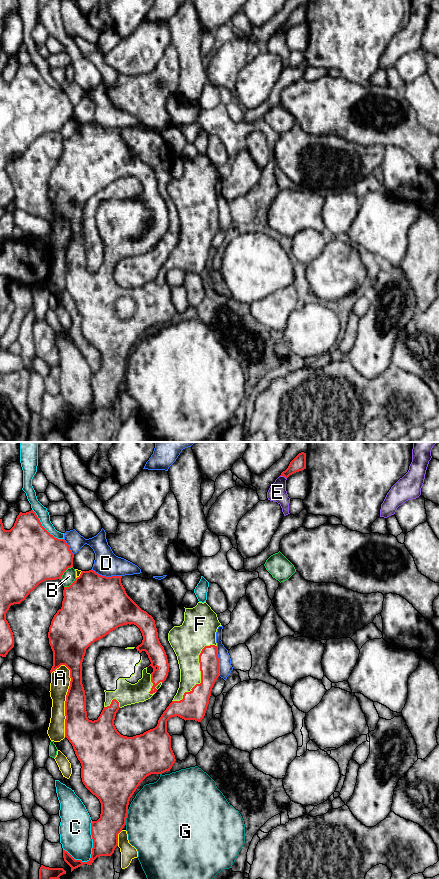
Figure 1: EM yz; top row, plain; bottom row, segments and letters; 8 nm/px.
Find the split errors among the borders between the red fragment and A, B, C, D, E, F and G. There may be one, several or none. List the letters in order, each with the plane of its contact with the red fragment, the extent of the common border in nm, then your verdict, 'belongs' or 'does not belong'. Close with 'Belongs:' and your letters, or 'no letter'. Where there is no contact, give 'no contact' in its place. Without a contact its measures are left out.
A: yz | 600 nm | does not belong
B: yz | 160 nm | does not belong
C: yz | 340 nm | does not belong
D: yz | 260 nm | does not belong
E: yz | 60 nm | does not belong
F: yz | 600 nm | belongs
G: yz | 130 nm | does not belong
Belongs: F

